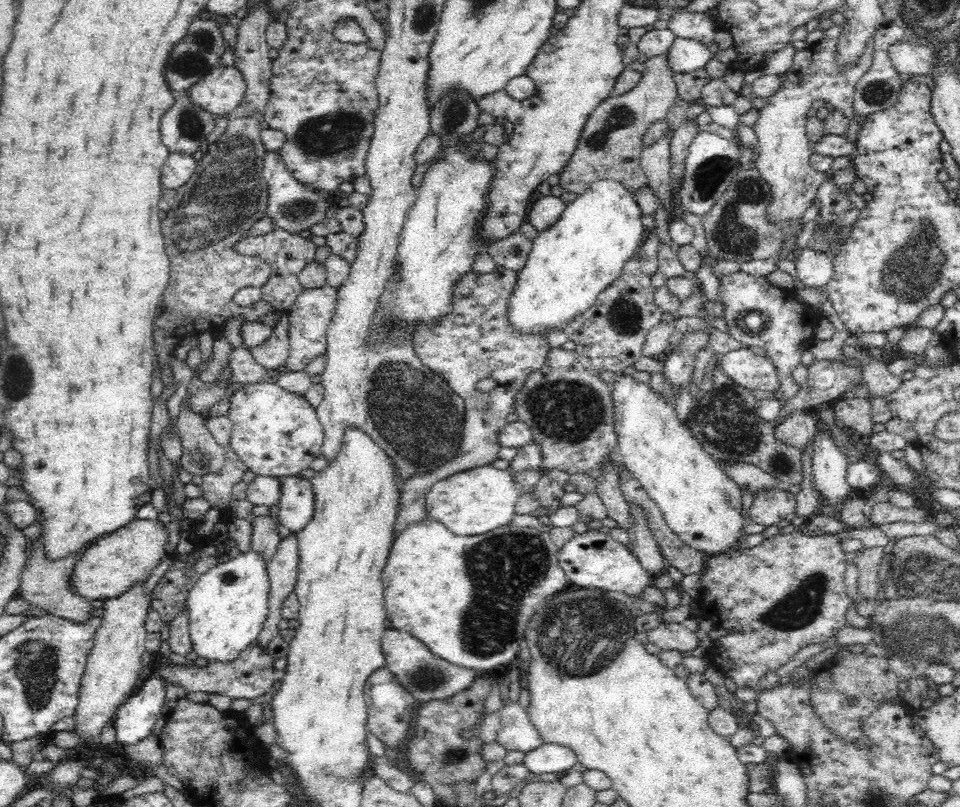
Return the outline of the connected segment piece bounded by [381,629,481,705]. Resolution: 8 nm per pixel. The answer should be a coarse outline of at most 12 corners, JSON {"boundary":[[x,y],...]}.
{"boundary":[[395,629],[385,668],[418,705],[448,700],[481,672],[440,658]]}

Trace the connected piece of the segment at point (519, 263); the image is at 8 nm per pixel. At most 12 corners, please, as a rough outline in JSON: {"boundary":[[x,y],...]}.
{"boundary":[[518,230],[492,241],[487,253],[516,273],[524,268],[532,241]]}

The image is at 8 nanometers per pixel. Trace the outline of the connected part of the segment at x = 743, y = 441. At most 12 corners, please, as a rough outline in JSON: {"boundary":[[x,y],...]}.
{"boundary":[[721,369],[686,420],[716,461],[803,482],[802,451],[776,440],[751,390]]}

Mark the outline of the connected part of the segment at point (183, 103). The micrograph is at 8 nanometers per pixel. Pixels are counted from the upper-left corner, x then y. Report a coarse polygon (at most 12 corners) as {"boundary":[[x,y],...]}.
{"boundary":[[188,91],[162,116],[168,152],[204,150],[216,117]]}

